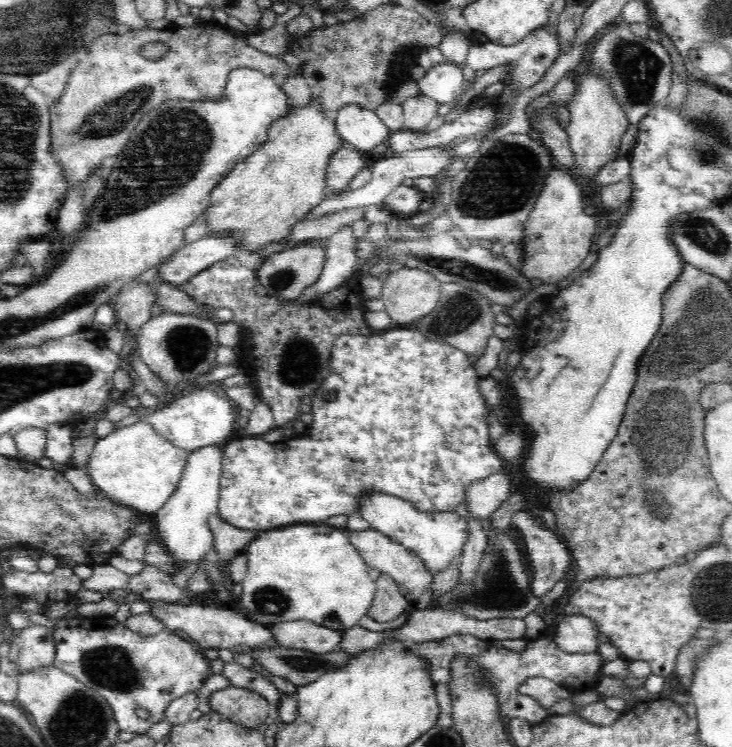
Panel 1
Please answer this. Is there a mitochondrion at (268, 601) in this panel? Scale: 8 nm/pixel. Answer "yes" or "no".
yes

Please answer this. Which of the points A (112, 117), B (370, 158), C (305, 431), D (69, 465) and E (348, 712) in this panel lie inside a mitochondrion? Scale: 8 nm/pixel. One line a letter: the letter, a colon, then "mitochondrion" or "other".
A: mitochondrion
B: other
C: other
D: other
E: other

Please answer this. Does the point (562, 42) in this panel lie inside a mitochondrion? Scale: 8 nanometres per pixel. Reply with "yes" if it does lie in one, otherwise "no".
no

